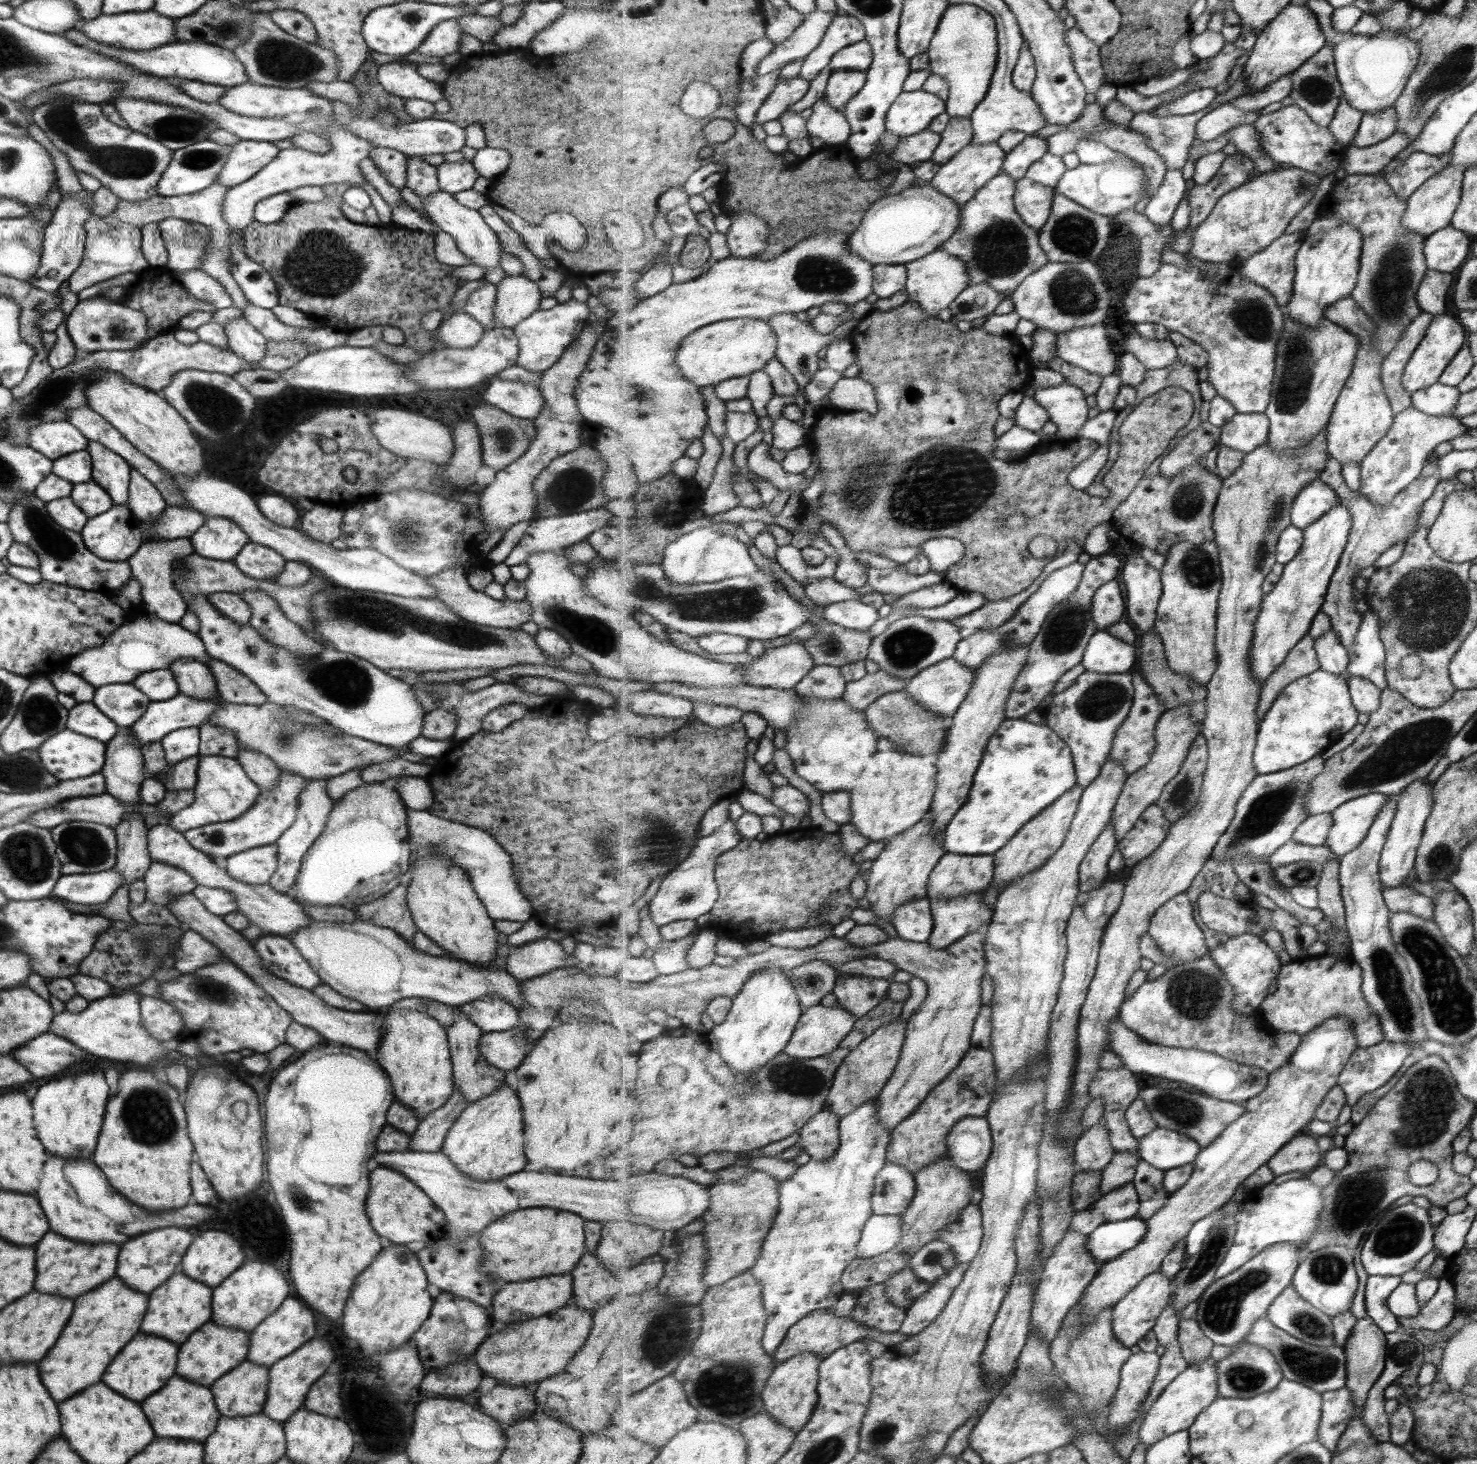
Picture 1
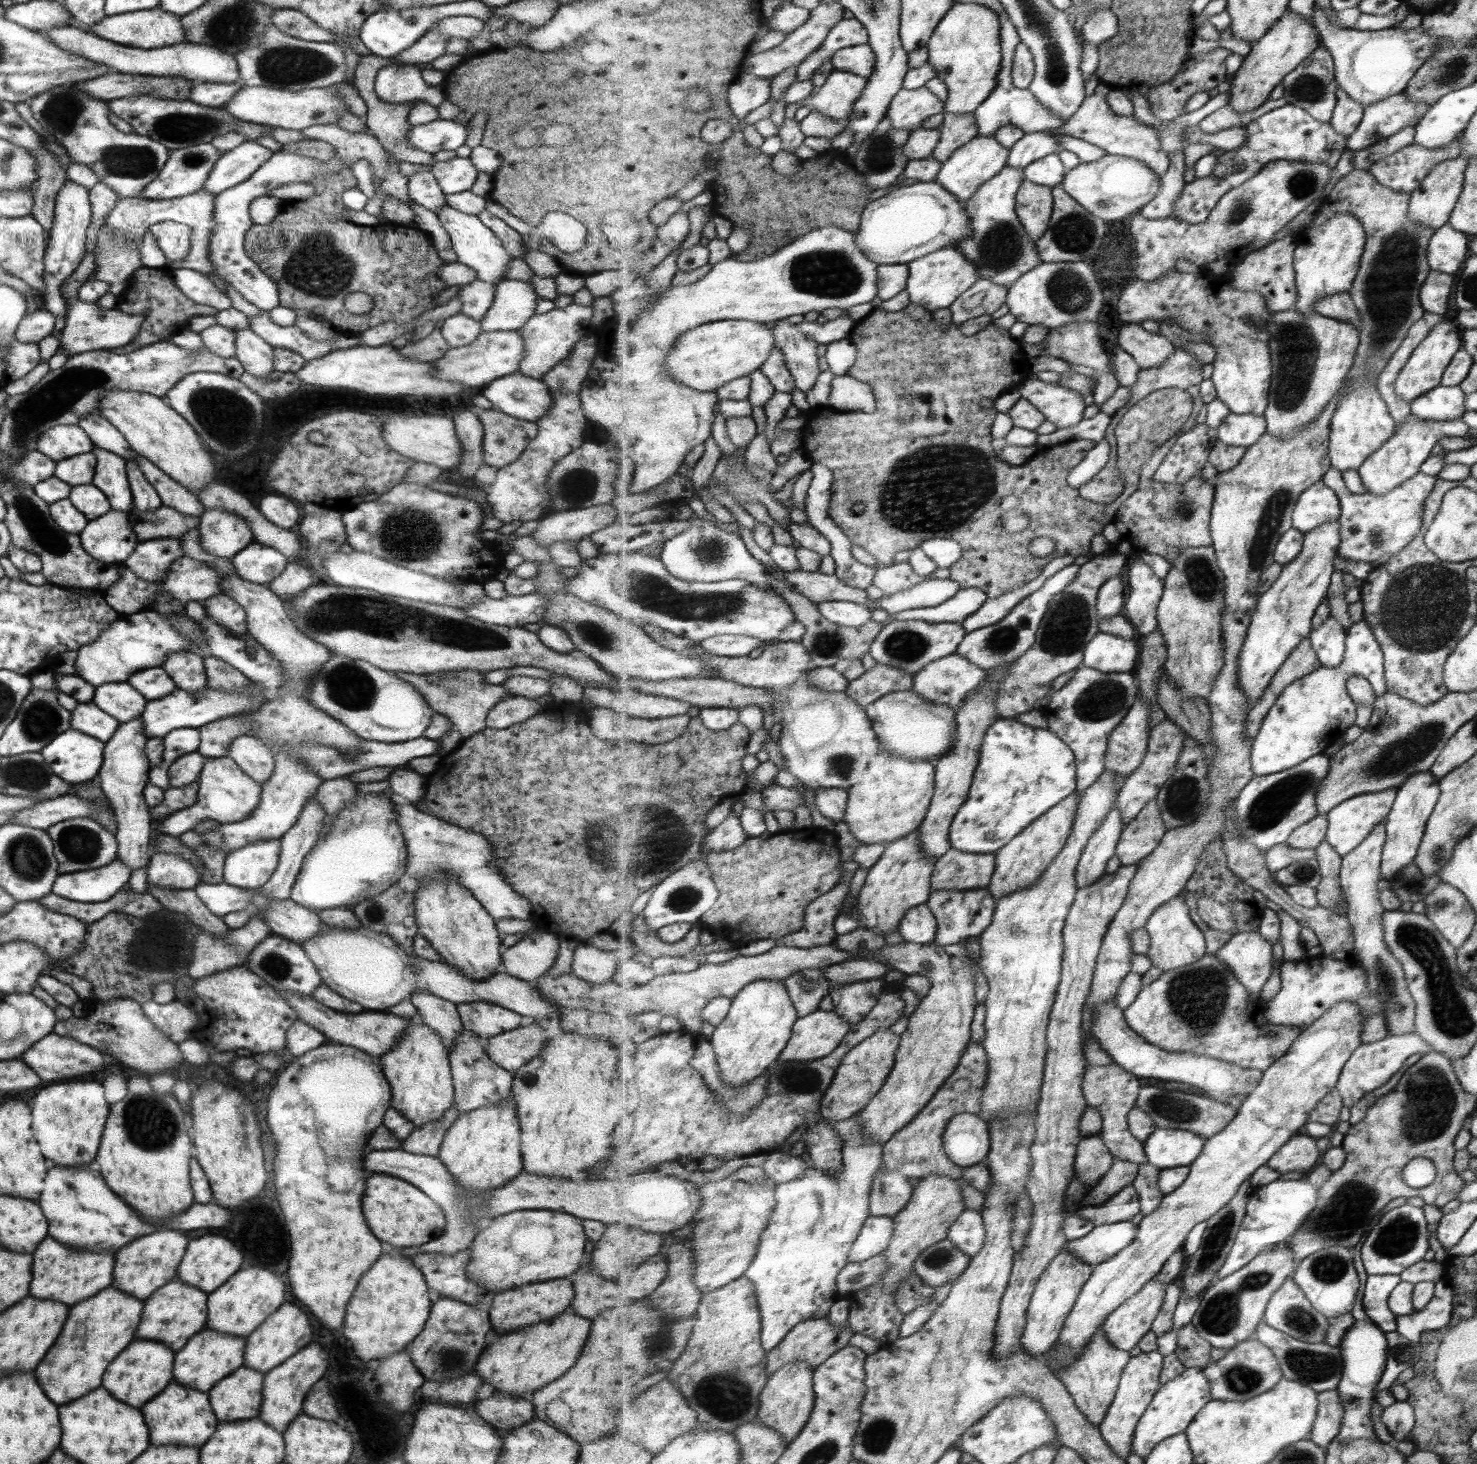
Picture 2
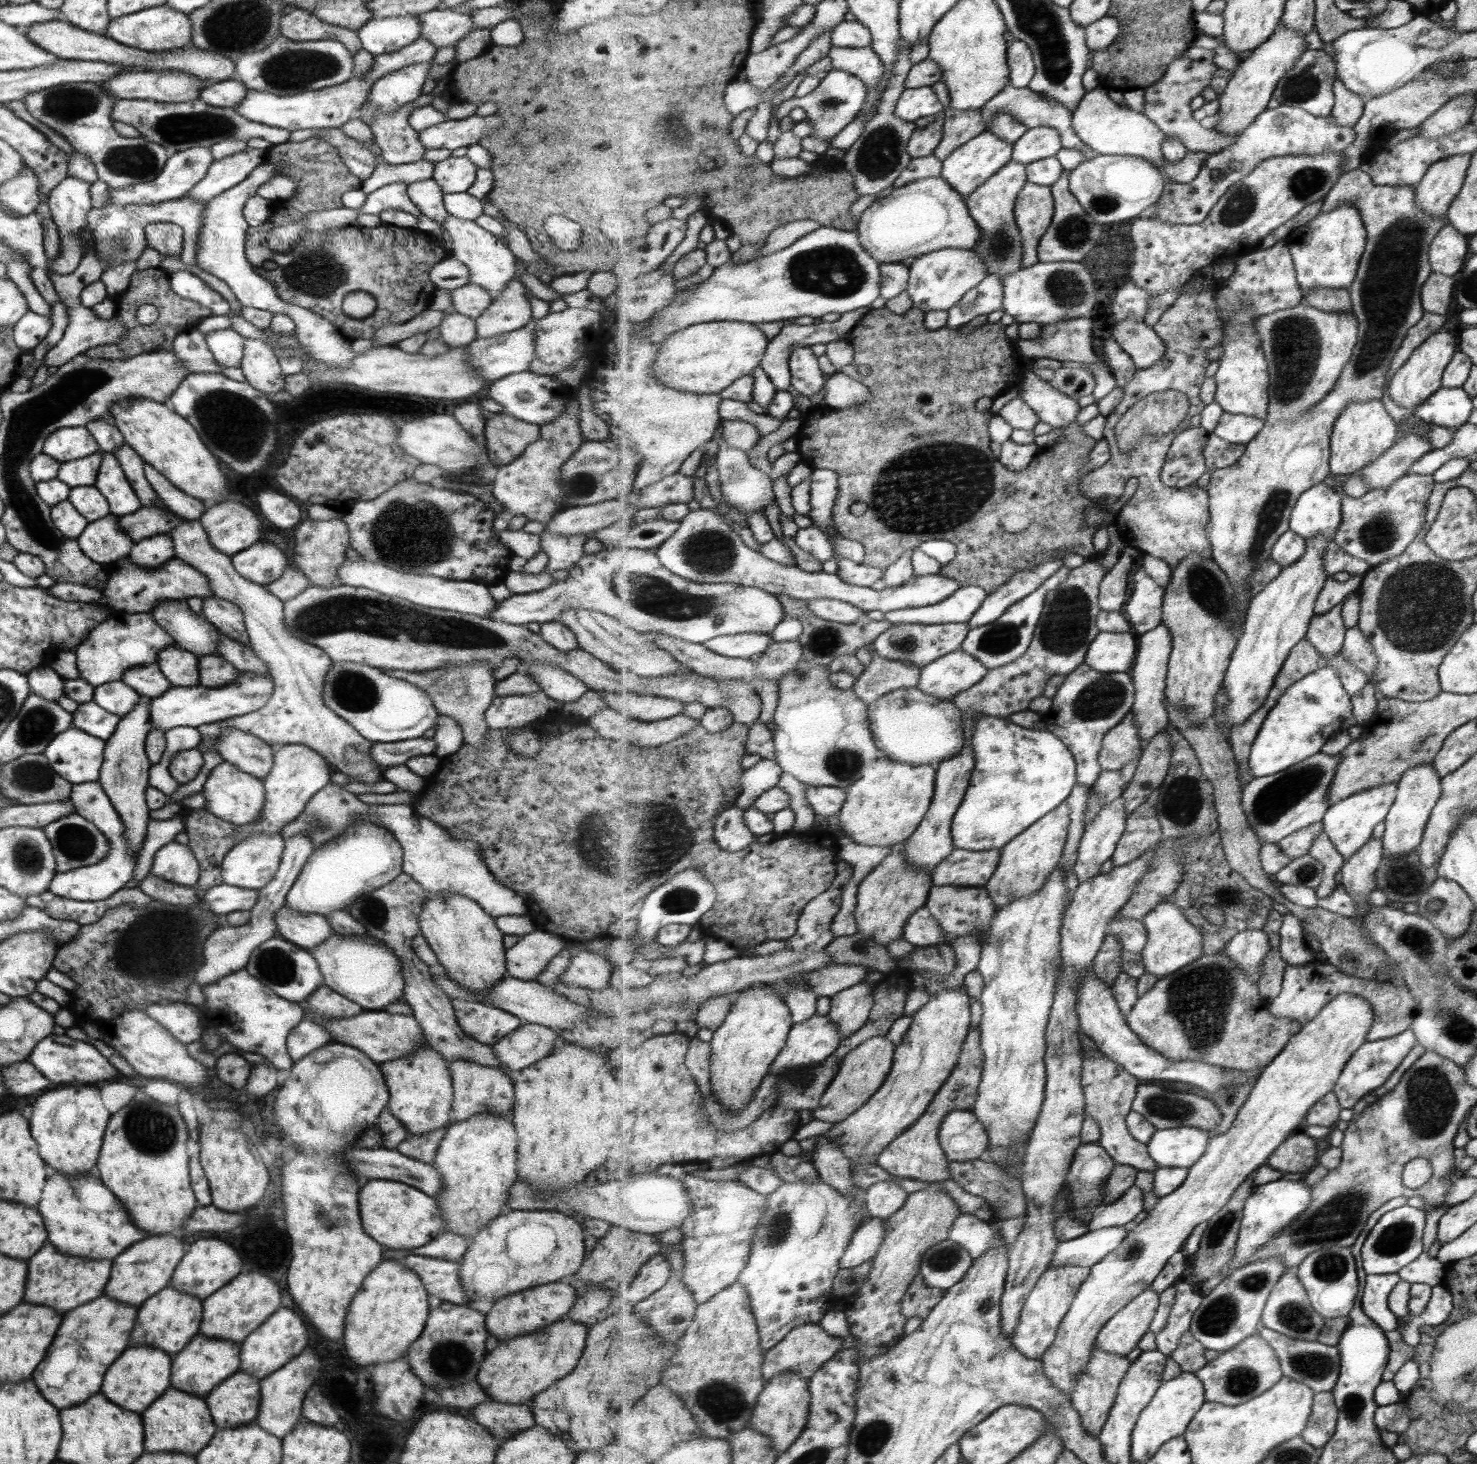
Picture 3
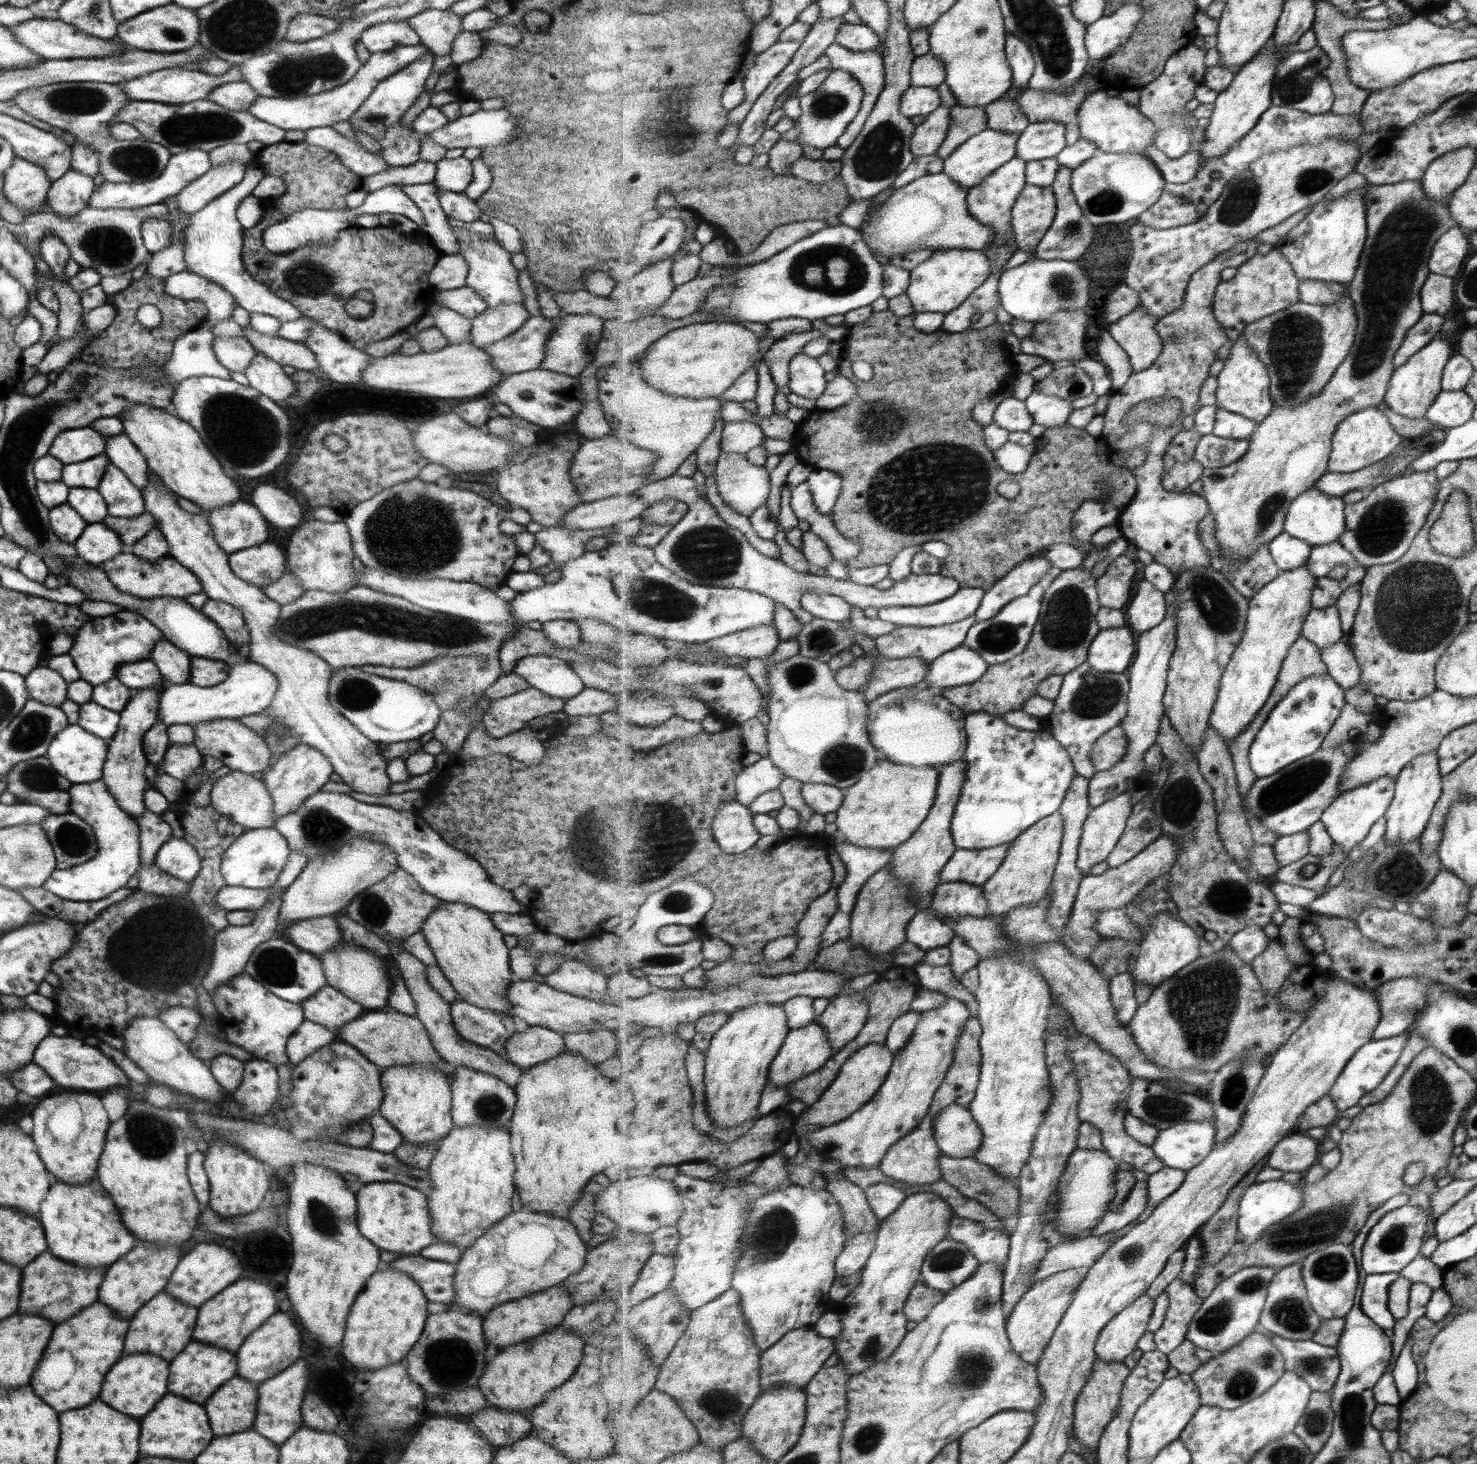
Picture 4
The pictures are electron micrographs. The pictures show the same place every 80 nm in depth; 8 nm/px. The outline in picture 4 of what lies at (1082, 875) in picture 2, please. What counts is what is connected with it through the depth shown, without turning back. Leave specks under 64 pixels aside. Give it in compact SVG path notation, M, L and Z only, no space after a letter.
M1129 792L1092 808L1084 825L1078 853L1078 865L1085 876L1091 874L1092 866L1106 861L1116 848L1127 828L1131 810Z

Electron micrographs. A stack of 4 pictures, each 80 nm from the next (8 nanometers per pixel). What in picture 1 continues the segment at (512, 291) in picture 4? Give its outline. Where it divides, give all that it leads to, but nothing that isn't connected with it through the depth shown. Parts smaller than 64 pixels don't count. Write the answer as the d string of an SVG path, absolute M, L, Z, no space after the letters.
M436 190L428 196L421 198L422 205L429 218L437 229L443 230L449 234L452 244L456 249L472 262L473 265L482 268L486 272L490 268L495 268L500 263L500 242L496 234L484 223L481 215L476 210L469 210L454 200L451 194L443 191Z

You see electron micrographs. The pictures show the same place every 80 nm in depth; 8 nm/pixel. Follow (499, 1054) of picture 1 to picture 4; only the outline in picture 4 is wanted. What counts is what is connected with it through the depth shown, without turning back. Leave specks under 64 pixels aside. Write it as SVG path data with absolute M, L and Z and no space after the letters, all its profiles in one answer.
M528 1026L523 1033L515 1033L505 1043L505 1060L523 1069L551 1060L565 1051L560 1033Z

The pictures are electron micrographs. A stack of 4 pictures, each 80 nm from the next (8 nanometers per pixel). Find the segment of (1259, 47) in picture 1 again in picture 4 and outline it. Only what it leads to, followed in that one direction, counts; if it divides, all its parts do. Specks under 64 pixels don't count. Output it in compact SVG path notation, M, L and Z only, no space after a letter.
M1271 42L1255 58L1252 58L1244 68L1233 74L1232 83L1218 94L1218 99L1215 102L1214 113L1210 118L1211 122L1206 128L1206 141L1200 148L1202 163L1227 154L1234 144L1239 143L1257 126L1262 114L1267 112L1272 105L1273 82L1276 81L1278 66L1293 51L1297 51L1295 44L1276 46Z

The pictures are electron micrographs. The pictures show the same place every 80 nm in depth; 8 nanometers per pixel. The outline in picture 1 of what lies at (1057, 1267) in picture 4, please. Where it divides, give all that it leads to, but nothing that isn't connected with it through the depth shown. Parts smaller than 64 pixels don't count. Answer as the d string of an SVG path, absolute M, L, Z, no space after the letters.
M1139 1216L1117 1222L1109 1221L1088 1235L1087 1249L1100 1264L1104 1264L1139 1246L1147 1231L1146 1220Z

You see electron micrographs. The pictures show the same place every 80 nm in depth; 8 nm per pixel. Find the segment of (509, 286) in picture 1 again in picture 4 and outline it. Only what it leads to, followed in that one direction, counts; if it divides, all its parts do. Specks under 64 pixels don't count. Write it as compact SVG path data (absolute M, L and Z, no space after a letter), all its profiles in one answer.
M515 302L513 305L487 308L470 320L471 330L467 342L477 349L483 349L517 331L529 317L524 306Z

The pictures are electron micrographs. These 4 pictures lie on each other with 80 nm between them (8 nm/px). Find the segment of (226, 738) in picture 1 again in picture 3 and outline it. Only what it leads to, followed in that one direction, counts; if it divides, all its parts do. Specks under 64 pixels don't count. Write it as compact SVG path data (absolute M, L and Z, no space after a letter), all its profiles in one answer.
M179 519L167 535L173 545L174 558L199 571L207 579L213 597L222 598L239 608L248 645L253 654L265 663L268 675L274 682L269 700L259 710L198 726L197 732L202 736L200 750L212 750L218 732L229 727L252 734L272 747L284 744L309 747L337 773L347 775L352 782L361 785L375 785L379 782L384 768L377 766L369 758L372 742L363 738L348 722L328 709L322 699L325 675L333 662L322 650L308 642L301 642L284 629L282 602L269 594L265 586L249 582L237 574L230 557L211 546L198 519Z

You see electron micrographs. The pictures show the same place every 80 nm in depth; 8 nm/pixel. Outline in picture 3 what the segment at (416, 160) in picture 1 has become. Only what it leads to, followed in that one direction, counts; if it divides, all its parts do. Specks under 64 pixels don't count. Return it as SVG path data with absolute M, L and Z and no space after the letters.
M432 178L409 182L406 185L406 193L420 214L443 229L448 212L444 209L442 203L443 192Z

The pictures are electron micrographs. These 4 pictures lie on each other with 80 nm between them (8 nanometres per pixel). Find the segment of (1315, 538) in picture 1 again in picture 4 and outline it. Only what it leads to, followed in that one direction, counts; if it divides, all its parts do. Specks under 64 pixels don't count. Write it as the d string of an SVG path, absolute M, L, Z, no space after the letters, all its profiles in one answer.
M1307 562L1299 569L1281 571L1275 580L1250 598L1244 637L1223 673L1218 699L1210 716L1210 726L1228 743L1252 724L1272 696L1288 650L1302 635L1305 618L1314 607L1311 596L1317 579Z

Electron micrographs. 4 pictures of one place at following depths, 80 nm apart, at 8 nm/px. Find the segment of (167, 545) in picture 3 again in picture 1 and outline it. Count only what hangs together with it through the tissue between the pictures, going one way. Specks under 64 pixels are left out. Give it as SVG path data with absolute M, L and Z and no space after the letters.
M173 539L173 540L163 540L160 541L144 541L139 545L139 548L127 558L125 562L130 567L130 576L133 577L141 587L141 602L138 609L138 612L143 614L143 617L149 617L150 619L156 618L159 620L164 620L168 623L178 623L180 618L185 614L186 611L186 602L180 597L180 594L173 588L172 585L172 568L173 563L178 558L184 558L187 555L194 554L193 547L188 541L182 539Z

